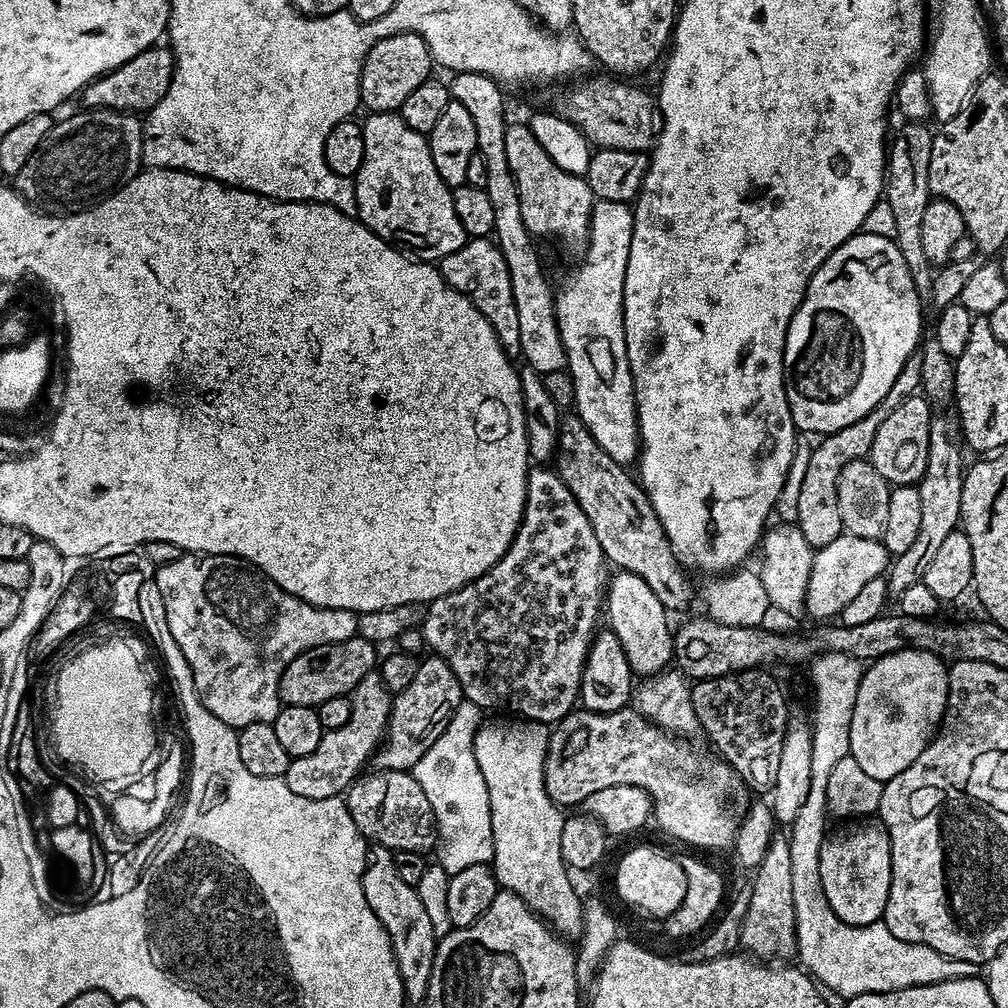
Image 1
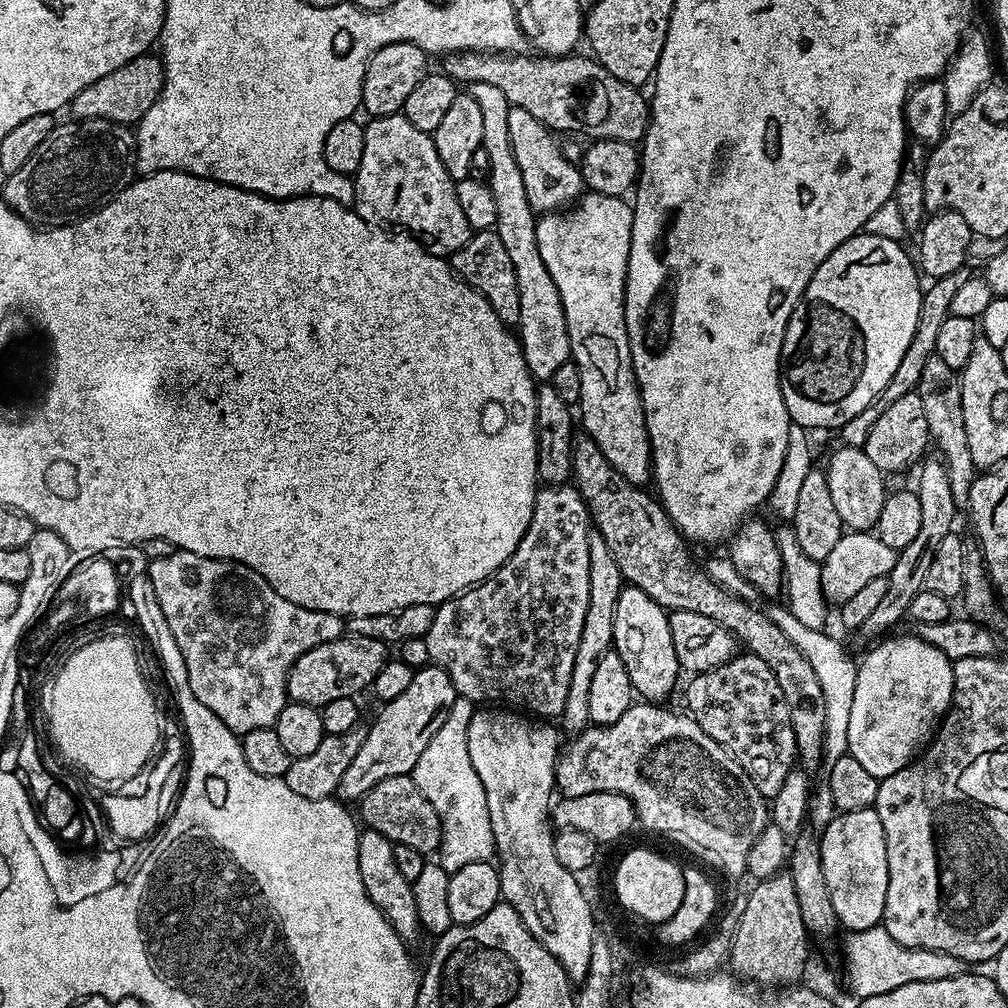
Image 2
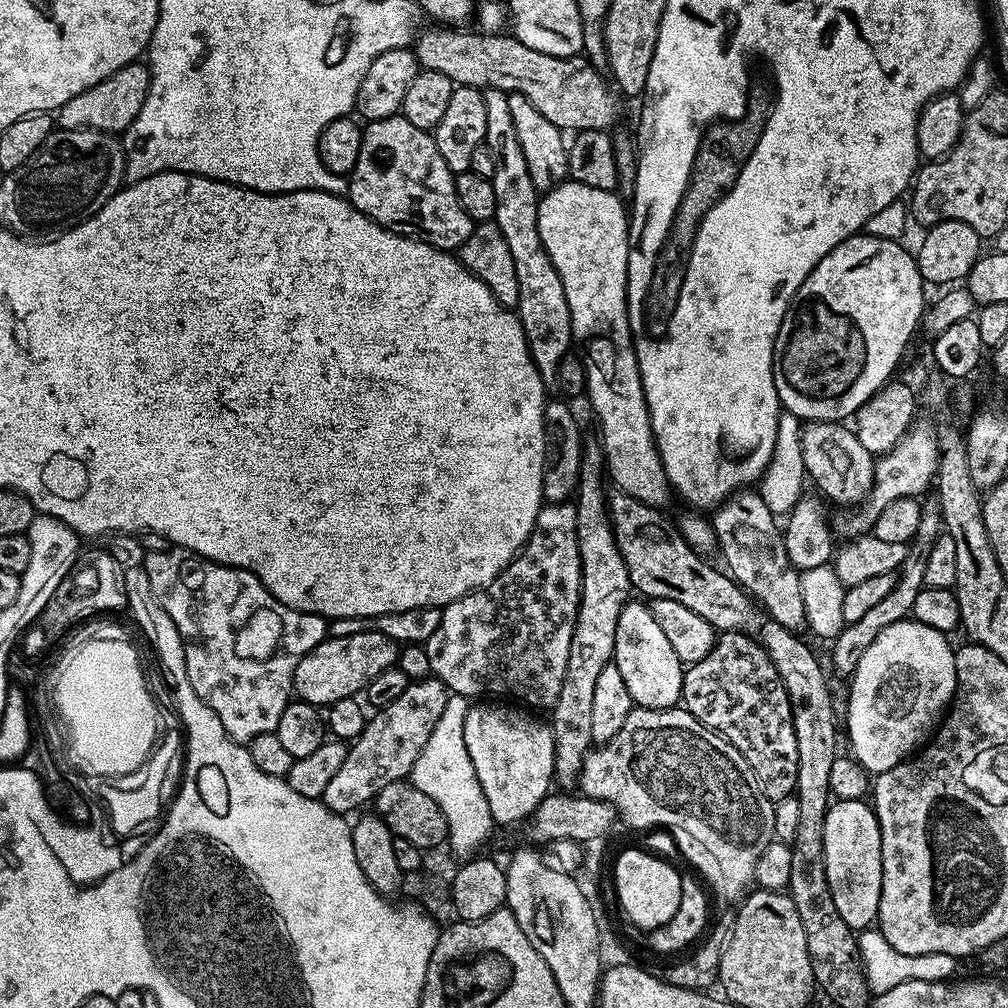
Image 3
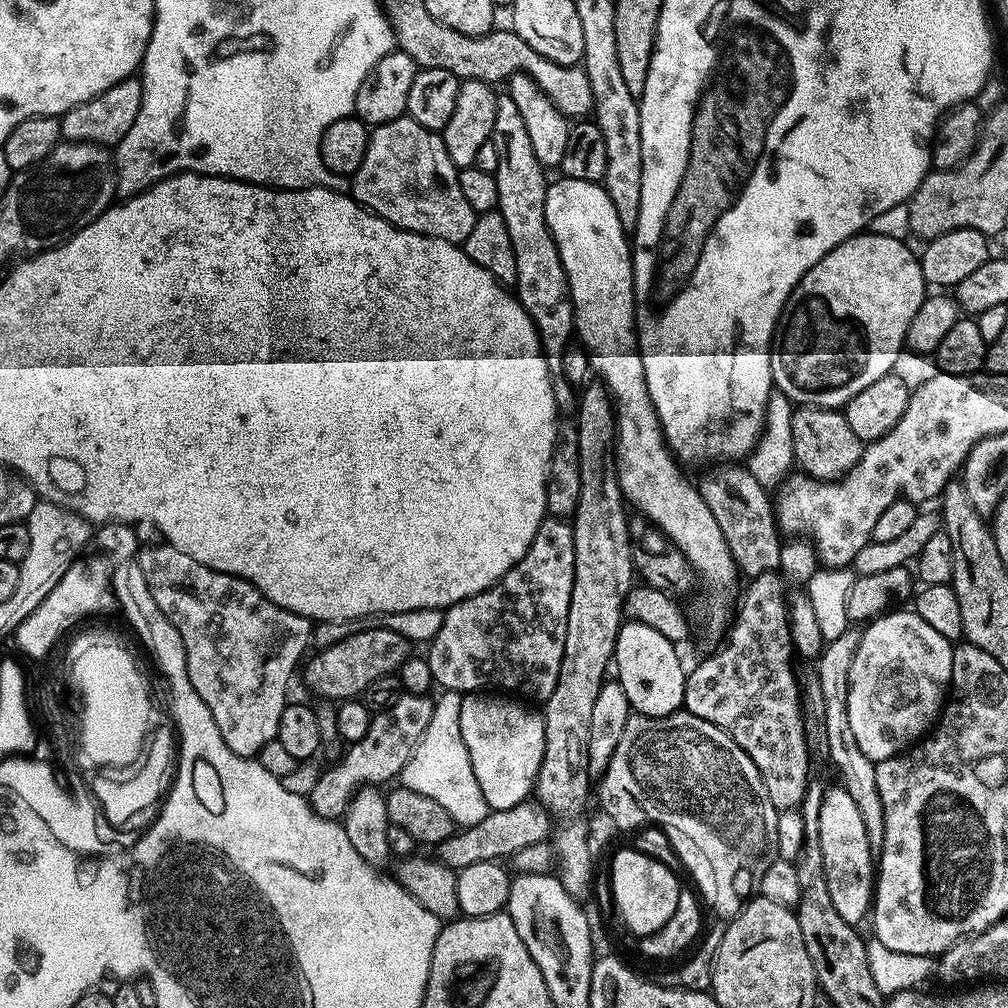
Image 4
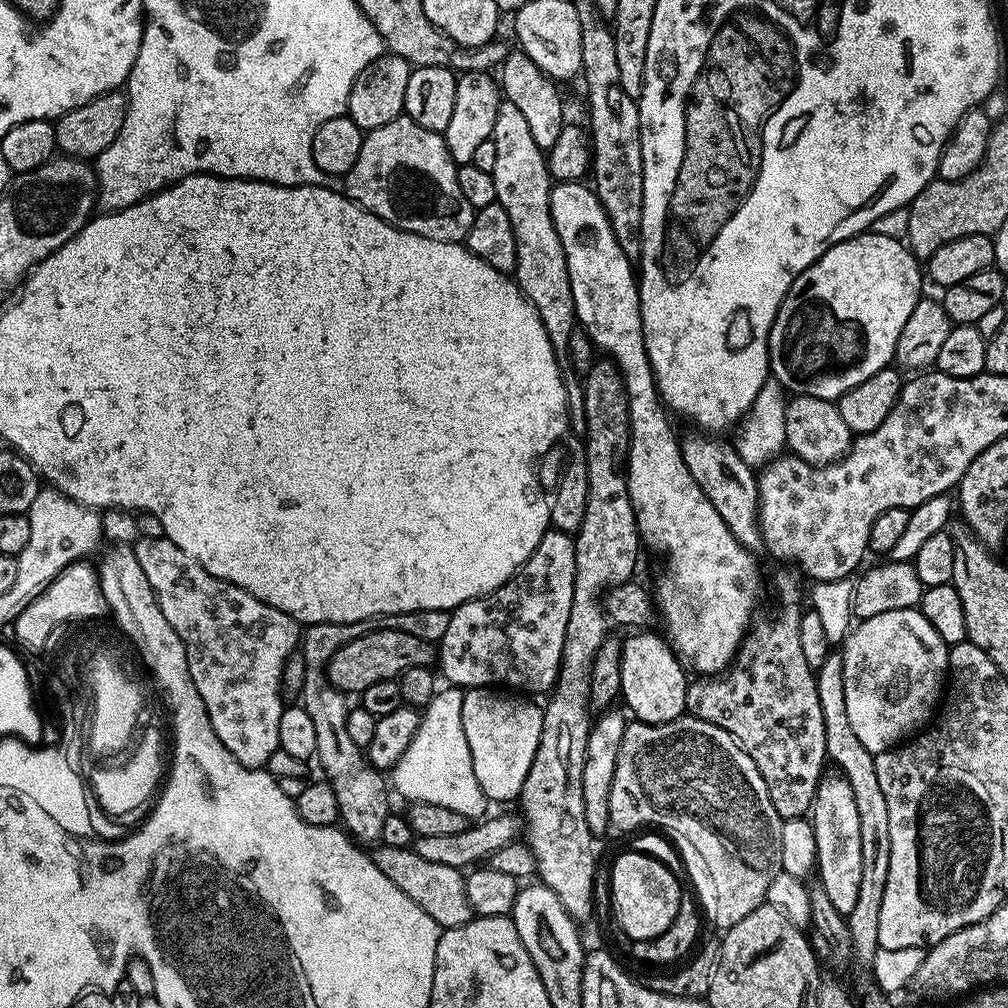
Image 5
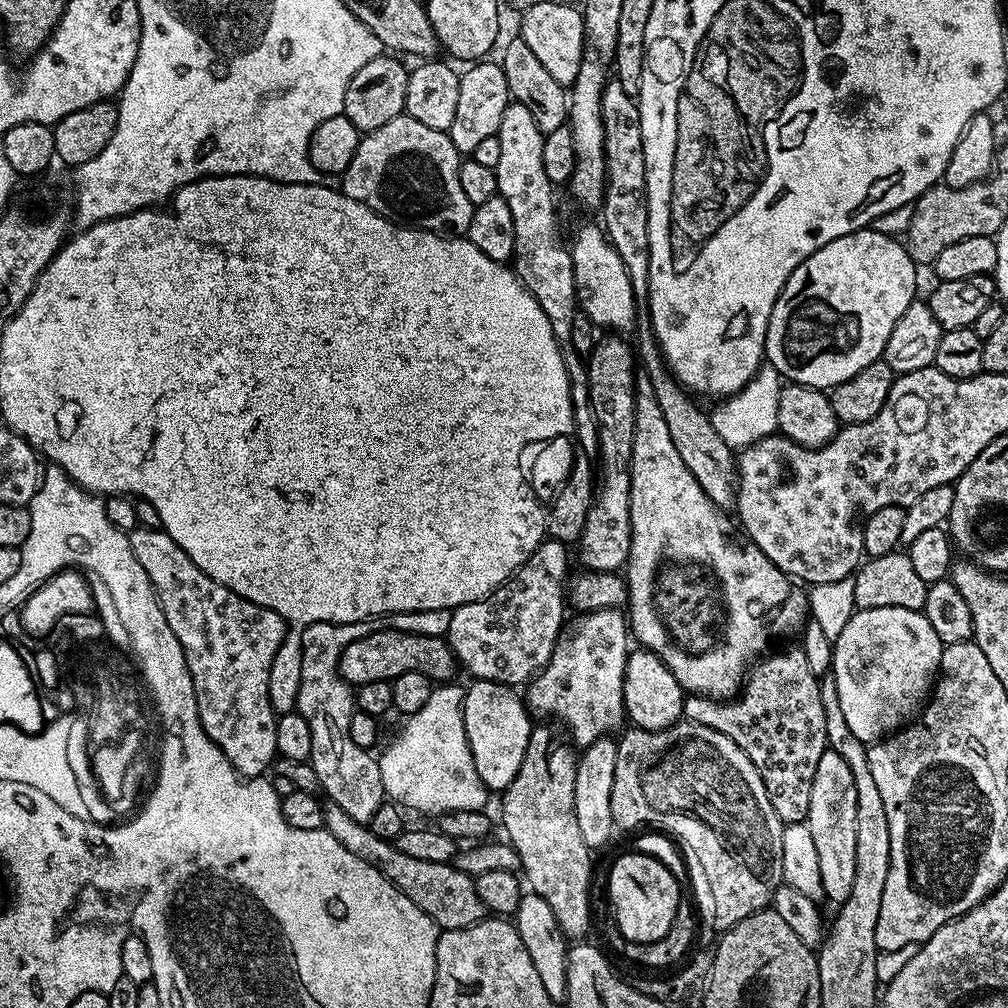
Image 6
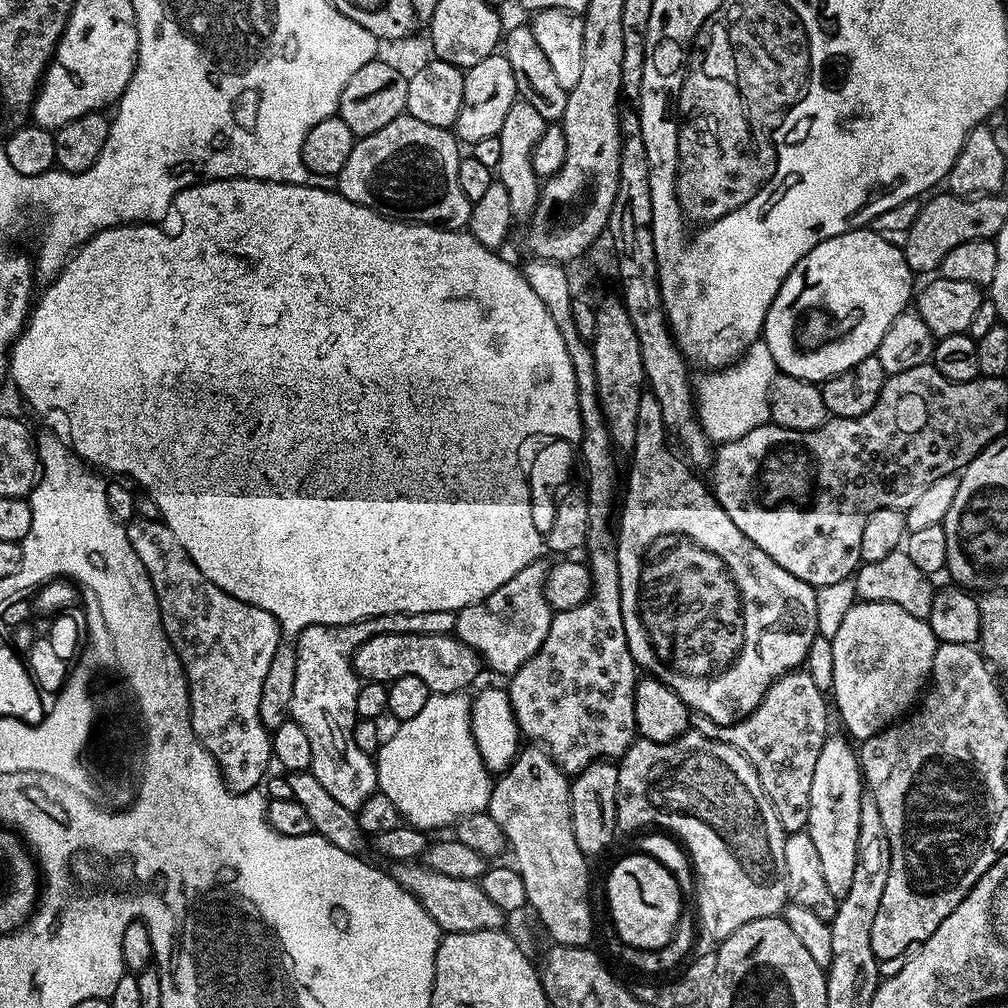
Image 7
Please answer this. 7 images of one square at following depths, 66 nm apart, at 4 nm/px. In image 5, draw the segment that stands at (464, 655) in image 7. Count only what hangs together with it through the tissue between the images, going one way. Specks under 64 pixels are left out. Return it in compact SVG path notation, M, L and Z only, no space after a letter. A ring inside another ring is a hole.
M376 628L373 632L361 631L358 638L346 642L330 658L326 669L328 681L345 694L359 694L374 682L397 679L411 668L427 668L437 659L437 649L428 640L407 632L404 628Z

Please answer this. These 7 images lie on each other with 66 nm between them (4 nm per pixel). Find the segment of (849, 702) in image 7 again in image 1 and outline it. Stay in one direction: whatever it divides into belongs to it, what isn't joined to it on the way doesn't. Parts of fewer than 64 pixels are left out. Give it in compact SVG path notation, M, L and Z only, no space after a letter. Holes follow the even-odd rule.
M902 648L897 652L878 657L865 667L864 677L858 686L858 702L854 702L854 718L850 722L850 755L854 758L854 762L858 762L858 766L862 766L862 770L866 770L866 774L870 774L870 778L878 778L882 782L894 778L898 774L902 774L902 770L906 770L906 766L910 766L910 762L914 762L914 758L918 758L918 754L922 754L922 750L926 750L926 746L935 736L937 728L940 727L940 719L943 718L947 708L948 668L945 661L939 656L924 649Z

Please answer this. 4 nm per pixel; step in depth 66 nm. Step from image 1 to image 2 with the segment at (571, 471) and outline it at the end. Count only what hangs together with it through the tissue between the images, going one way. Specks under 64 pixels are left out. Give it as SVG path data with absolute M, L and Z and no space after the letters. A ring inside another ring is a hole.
M586 434L577 435L573 439L572 446L572 474L575 487L580 495L588 502L589 517L594 523L595 529L606 542L614 560L618 564L619 572L623 574L625 581L631 586L642 590L658 602L665 611L673 610L694 612L704 614L718 622L726 631L735 636L737 641L745 640L747 651L753 652L770 670L774 670L774 678L778 678L778 686L782 686L782 698L786 698L786 706L790 710L790 726L794 730L796 739L796 754L798 764L803 771L812 774L816 767L821 767L824 758L824 731L826 730L826 701L822 695L822 685L818 683L818 674L814 674L813 667L806 660L806 654L786 638L774 622L770 622L767 611L760 612L755 603L743 600L733 592L728 592L722 585L718 585L710 579L702 570L701 565L696 564L687 546L685 537L677 530L676 525L669 518L668 512L663 505L652 495L644 492L645 489L632 484L629 480L622 478L609 462L606 461L604 452L598 450L593 437Z

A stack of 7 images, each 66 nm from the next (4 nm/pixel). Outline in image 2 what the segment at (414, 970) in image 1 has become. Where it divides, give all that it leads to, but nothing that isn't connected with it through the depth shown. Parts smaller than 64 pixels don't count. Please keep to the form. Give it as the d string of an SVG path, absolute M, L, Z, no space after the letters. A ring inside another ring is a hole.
M364 828L358 838L358 874L362 874L362 882L366 886L366 894L378 910L390 922L400 939L413 942L420 936L420 908L416 905L416 888L398 871L394 863L393 843L373 828Z

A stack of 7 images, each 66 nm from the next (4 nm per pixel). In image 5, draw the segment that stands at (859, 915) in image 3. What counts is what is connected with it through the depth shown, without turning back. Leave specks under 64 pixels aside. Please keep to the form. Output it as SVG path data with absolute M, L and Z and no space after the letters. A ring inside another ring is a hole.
M832 770L821 776L810 819L816 839L819 887L826 890L838 914L847 918L858 903L858 885L862 882L862 838L858 838L858 810L854 806L854 790L850 790L850 782L846 782L839 771Z

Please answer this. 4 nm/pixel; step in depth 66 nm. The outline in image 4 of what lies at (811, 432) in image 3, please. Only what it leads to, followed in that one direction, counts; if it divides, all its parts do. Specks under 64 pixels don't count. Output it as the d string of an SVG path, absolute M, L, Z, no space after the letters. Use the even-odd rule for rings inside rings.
M800 406L792 413L795 463L799 471L816 480L838 480L860 461L862 441L850 430L843 411L835 408Z

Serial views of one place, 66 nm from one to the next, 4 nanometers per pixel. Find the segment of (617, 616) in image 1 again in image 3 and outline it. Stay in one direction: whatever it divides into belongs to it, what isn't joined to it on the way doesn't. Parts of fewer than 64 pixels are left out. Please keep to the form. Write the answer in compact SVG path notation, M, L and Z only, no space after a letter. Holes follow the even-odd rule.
M629 599L622 614L618 614L618 634L614 634L614 663L618 666L622 679L626 682L626 690L630 690L630 698L637 708L675 708L682 700L685 665L680 662L674 652L665 631L658 626L657 619L647 603L639 604L639 599Z

